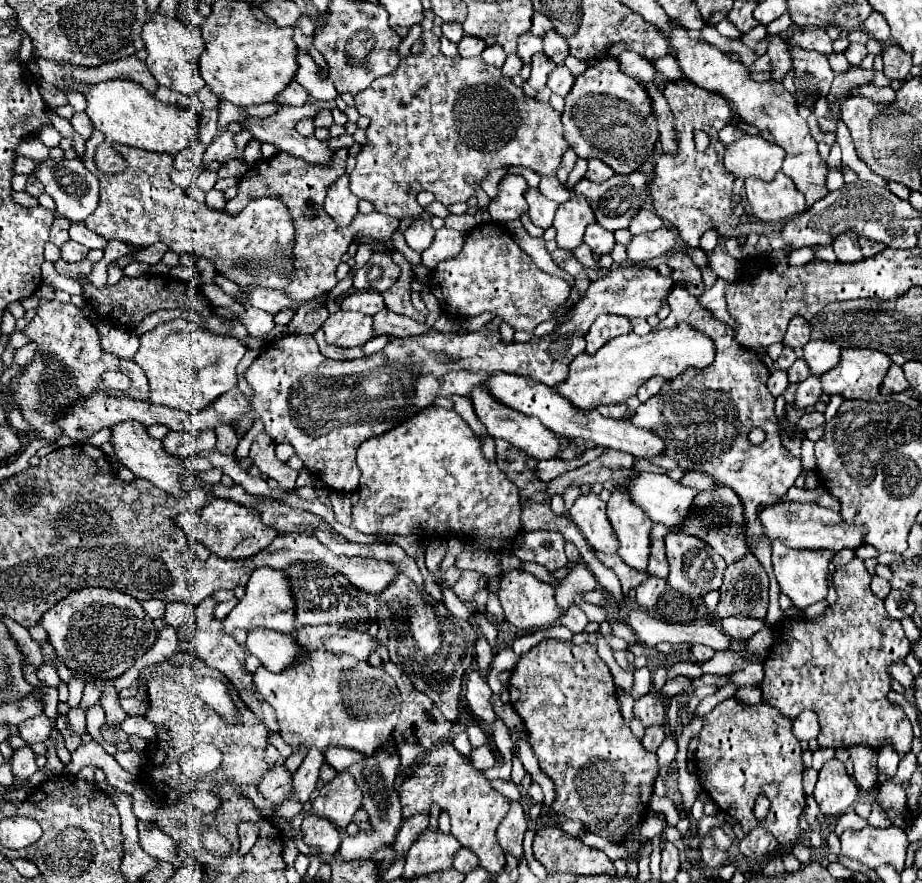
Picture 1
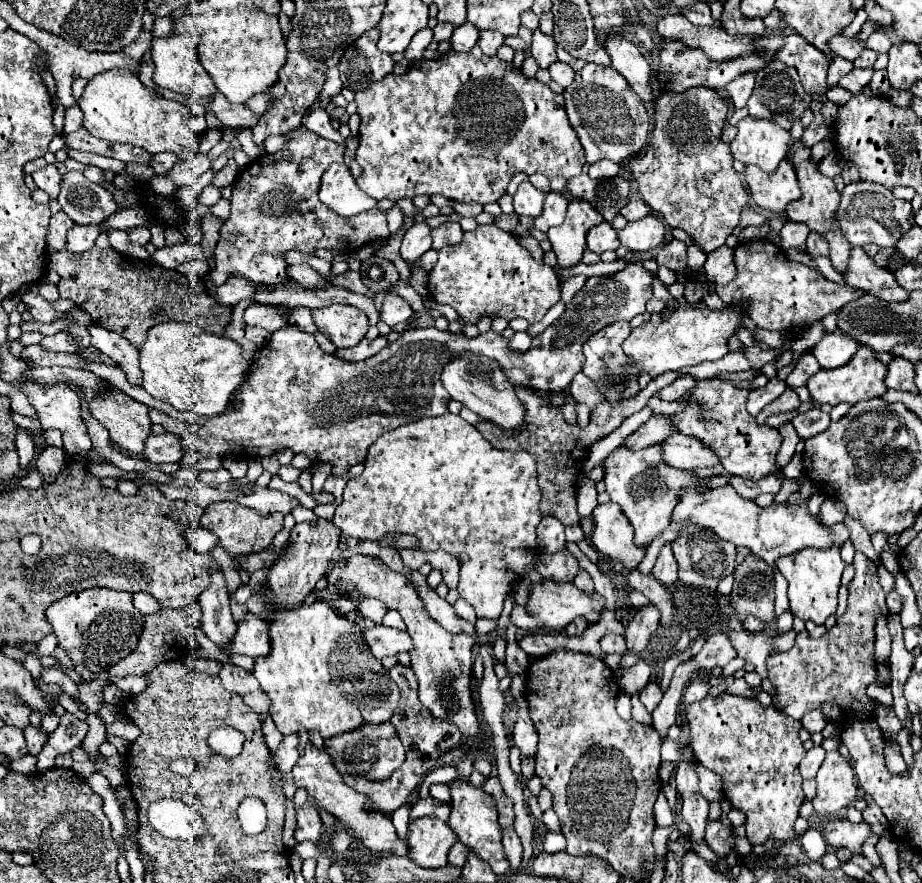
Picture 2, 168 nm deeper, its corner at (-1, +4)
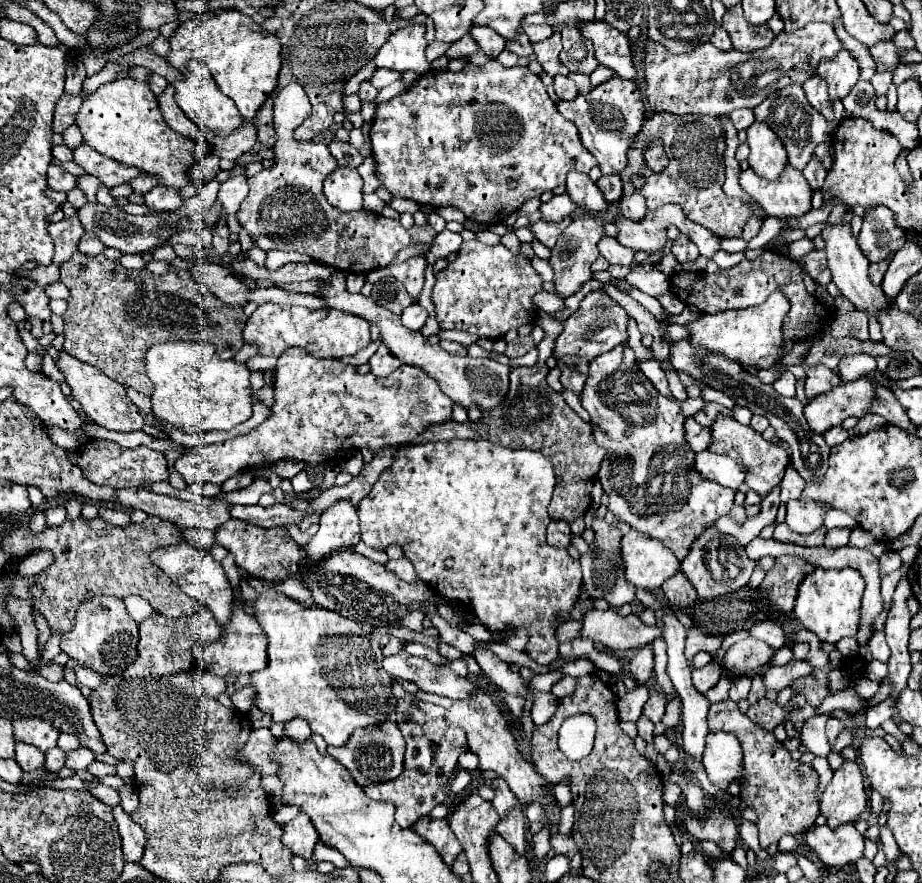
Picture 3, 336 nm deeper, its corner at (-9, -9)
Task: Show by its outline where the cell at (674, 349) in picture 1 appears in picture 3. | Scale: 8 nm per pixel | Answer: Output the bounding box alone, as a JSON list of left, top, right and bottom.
[664,294,788,368]

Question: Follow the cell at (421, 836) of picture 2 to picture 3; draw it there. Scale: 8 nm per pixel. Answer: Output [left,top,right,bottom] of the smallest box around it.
[412,816,462,866]

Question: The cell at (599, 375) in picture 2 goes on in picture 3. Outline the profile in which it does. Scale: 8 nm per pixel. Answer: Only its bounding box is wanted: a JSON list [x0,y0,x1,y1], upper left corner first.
[580,344,736,560]

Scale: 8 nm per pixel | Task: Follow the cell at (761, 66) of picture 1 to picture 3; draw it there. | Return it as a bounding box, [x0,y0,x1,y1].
[730,108,754,130]

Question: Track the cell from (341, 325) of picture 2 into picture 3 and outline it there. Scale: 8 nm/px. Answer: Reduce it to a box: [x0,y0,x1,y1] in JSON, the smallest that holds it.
[244,304,370,358]

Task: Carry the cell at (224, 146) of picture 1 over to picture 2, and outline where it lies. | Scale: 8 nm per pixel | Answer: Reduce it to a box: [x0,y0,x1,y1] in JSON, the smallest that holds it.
[166,153,210,189]

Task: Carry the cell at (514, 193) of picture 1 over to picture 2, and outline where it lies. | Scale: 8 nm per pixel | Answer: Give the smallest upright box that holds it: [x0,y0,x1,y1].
[514,181,546,217]

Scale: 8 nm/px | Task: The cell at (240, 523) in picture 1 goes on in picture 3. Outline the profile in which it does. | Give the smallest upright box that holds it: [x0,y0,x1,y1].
[216,518,300,582]

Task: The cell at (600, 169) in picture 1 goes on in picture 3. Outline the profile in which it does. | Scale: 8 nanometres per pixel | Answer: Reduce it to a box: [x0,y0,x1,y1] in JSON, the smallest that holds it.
[596,174,622,202]

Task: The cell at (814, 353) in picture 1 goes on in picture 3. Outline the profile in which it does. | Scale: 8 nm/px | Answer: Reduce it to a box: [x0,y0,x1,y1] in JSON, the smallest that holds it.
[838,354,876,380]

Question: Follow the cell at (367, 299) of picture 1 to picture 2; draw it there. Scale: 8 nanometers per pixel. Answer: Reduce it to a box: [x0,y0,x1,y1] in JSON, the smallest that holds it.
[382,295,414,327]

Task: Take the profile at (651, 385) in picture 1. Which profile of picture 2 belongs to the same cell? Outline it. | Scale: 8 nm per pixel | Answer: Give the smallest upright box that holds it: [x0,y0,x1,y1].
[658,375,696,401]

